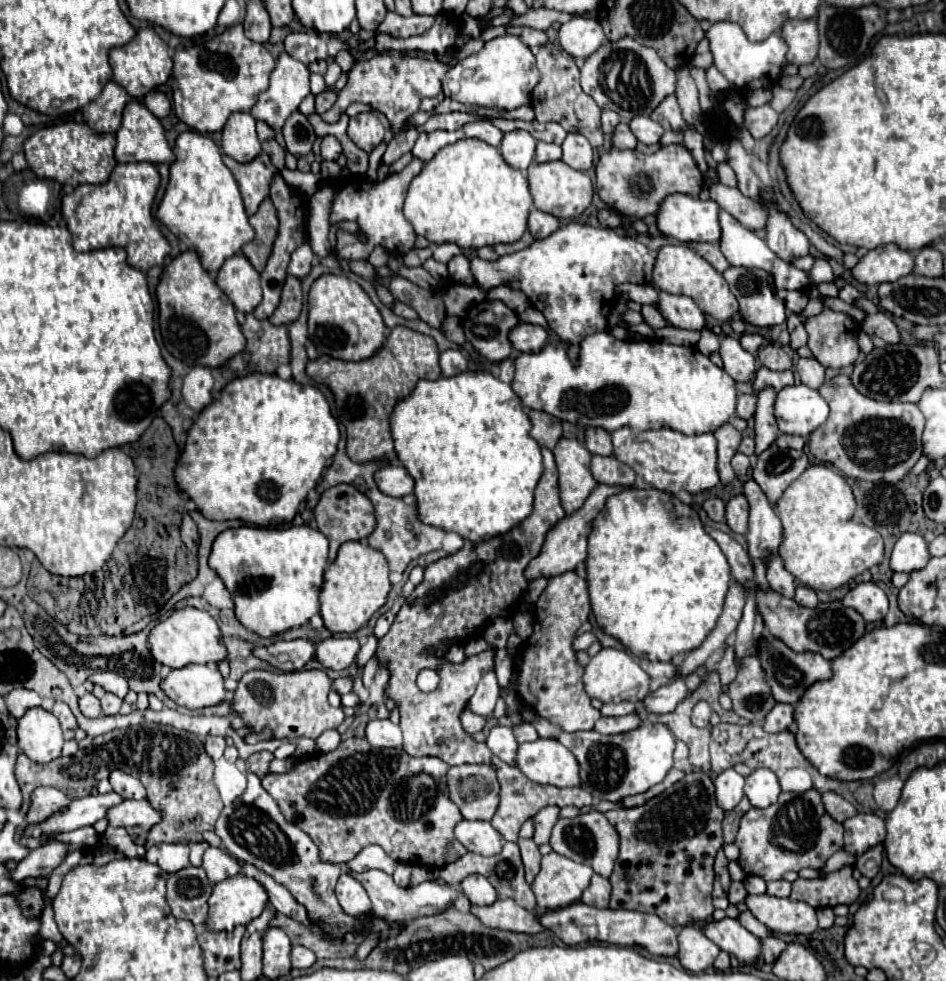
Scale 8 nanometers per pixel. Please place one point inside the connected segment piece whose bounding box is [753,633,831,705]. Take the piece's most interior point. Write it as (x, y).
(788, 674)

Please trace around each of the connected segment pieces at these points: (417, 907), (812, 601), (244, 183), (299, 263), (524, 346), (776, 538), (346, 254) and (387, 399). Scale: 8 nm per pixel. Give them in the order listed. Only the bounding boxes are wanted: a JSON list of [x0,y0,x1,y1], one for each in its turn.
[[349,871,461,921],[793,585,819,607],[223,153,277,215],[289,243,313,279],[509,323,547,351],[743,479,783,587],[331,157,423,261],[307,327,441,463]]

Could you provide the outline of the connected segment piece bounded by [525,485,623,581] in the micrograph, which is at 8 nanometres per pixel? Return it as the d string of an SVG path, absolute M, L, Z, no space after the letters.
M597 485L591 495L587 497L585 505L577 511L573 511L571 515L565 515L545 537L545 543L539 551L539 555L535 559L529 561L527 569L525 569L525 577L527 581L533 581L533 579L539 579L539 577L555 577L555 575L561 575L561 573L567 573L567 571L573 571L581 561L585 561L587 557L587 535L591 531L591 521L595 519L595 515L603 509L605 505L605 499L609 495L615 495L623 491L623 487L611 487L611 485Z

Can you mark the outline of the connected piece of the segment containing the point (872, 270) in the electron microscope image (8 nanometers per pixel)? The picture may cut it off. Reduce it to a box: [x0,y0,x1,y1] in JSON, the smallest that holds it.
[851,243,913,285]

